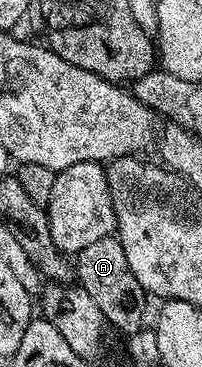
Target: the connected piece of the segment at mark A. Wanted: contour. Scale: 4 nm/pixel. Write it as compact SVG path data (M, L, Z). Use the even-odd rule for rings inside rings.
M119 237L103 238L98 244L89 244L74 256L74 278L81 290L90 292L90 300L98 304L105 323L114 326L118 333L131 336L145 329L144 301L146 295L142 284L138 284L138 276L130 272L130 264L126 264L126 252L122 248Z

